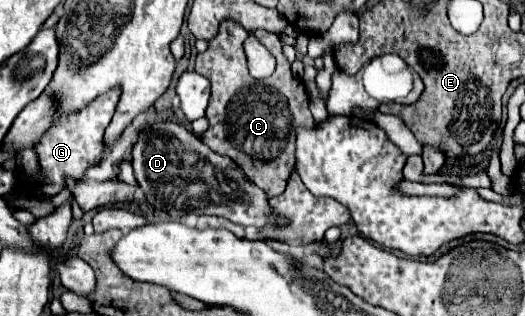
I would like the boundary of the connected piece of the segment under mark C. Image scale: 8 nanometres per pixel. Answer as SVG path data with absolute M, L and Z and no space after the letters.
M223 20L217 36L209 40L209 48L203 54L197 54L195 72L211 80L211 100L207 108L209 130L201 136L201 140L213 152L229 156L245 172L245 176L271 198L283 194L287 180L293 174L297 126L311 128L315 122L309 112L309 96L305 86L293 76L291 64L283 56L279 38L265 30L253 30L253 34L277 58L277 70L265 80L251 78L243 52L247 32L235 20Z

